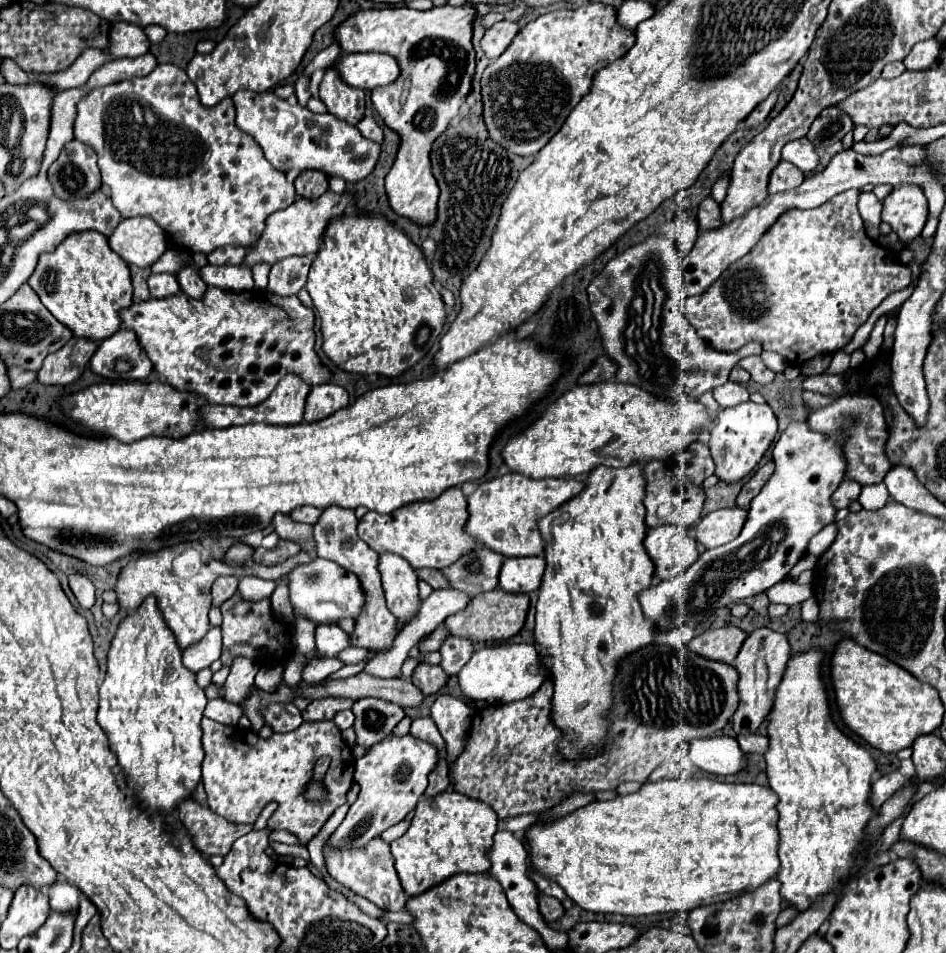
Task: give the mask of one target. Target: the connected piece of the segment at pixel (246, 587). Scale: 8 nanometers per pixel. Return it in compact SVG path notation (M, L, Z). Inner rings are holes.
M247 576L247 578L239 580L239 594L243 598L247 598L247 600L253 600L253 596L257 596L257 600L259 600L259 598L271 596L275 586L277 586L277 582L273 582L273 580L263 580L263 578Z

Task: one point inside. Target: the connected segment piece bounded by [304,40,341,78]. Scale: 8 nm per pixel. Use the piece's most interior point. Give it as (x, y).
(323, 59)

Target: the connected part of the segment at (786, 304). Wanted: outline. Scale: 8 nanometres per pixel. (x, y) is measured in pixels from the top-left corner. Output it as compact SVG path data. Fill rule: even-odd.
M849 190L833 196L819 208L785 212L769 228L767 236L763 236L747 256L733 262L711 288L699 296L687 298L685 316L695 332L723 352L739 350L747 342L759 342L763 350L779 352L789 364L797 366L819 352L835 354L843 350L851 342L855 330L889 294L911 284L909 266L901 264L895 254L865 234L857 210L859 194L861 190Z

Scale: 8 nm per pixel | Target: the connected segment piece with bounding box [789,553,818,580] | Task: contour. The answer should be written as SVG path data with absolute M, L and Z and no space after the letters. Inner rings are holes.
M807 553L790 571L789 575L796 580L799 575L806 570L813 570L817 564L818 558L812 554Z

